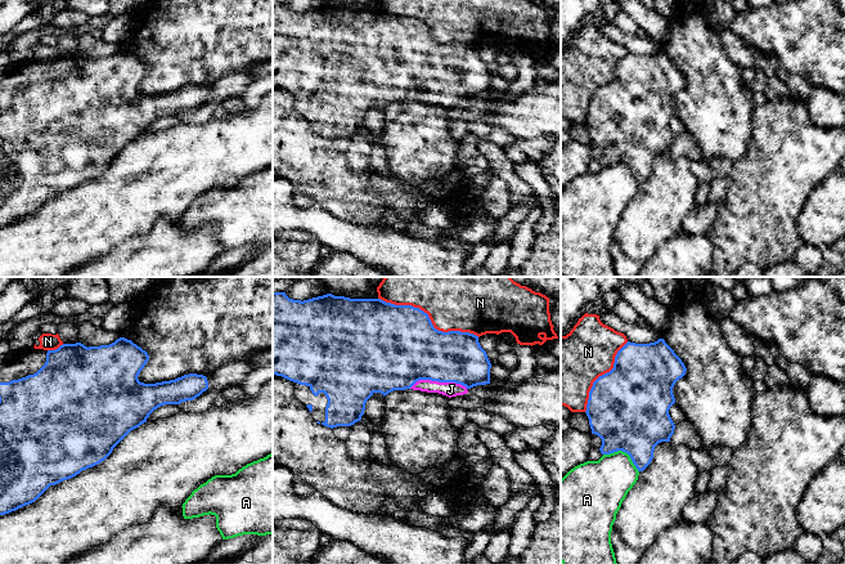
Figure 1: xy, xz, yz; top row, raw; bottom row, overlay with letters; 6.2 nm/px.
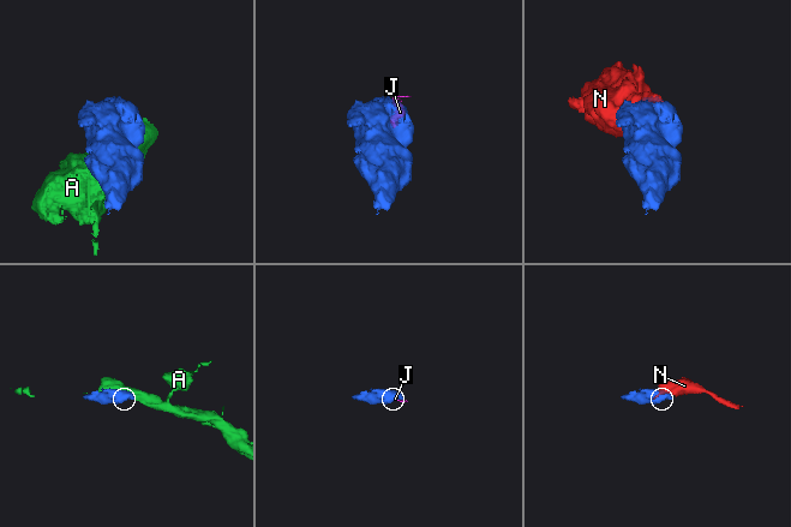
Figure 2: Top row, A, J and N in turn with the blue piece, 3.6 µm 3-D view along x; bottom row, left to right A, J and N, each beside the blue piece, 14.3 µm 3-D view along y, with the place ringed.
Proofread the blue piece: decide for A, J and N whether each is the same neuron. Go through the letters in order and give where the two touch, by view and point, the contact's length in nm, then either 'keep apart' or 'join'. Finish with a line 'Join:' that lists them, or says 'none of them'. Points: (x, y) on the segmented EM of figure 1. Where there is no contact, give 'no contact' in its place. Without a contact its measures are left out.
A: contact yz (624, 451); length 260 nm; keep apart
J: contact xz (439, 381); length 360 nm; join
N: contact xz (428, 318); length 700 nm; keep apart
Join: J

